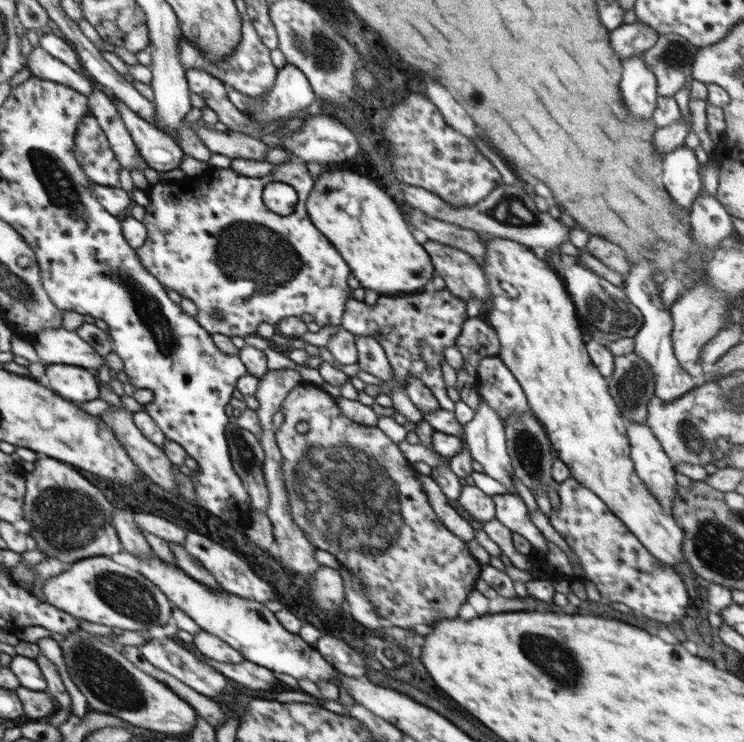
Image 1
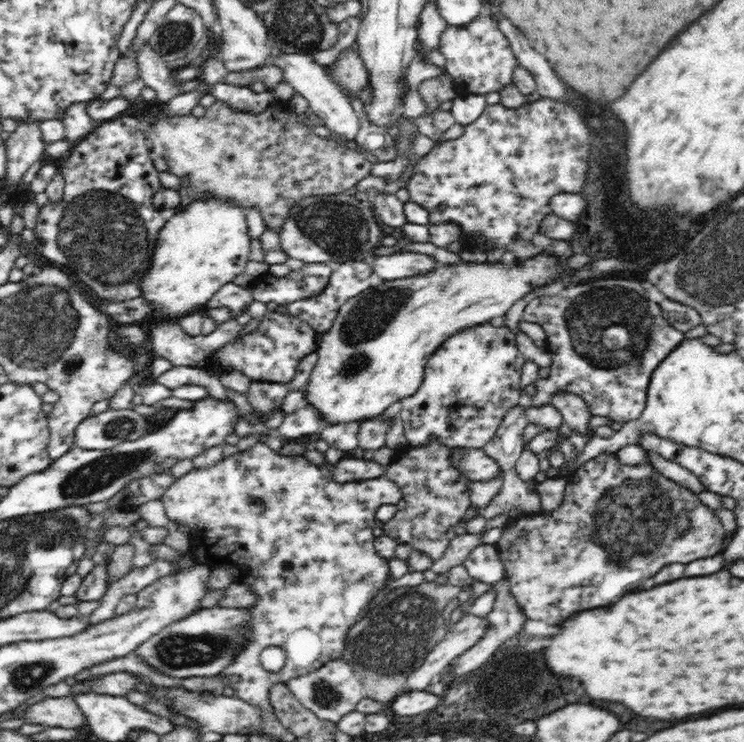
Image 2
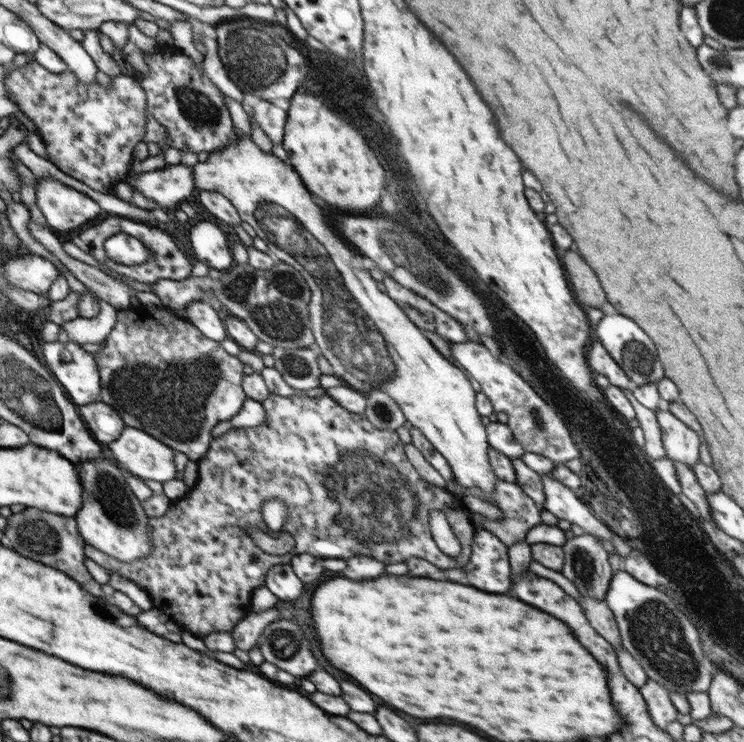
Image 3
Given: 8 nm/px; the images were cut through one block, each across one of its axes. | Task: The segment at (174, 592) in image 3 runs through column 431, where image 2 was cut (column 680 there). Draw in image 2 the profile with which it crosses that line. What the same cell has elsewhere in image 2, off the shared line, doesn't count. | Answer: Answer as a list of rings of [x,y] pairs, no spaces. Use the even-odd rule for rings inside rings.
[[[610,453],[599,454],[596,458],[588,460],[588,462],[577,467],[568,481],[564,485],[564,500],[562,506],[554,512],[540,512],[540,514],[532,514],[532,516],[517,517],[511,519],[512,522],[506,526],[502,535],[495,546],[500,552],[500,561],[505,568],[505,576],[510,583],[512,595],[516,597],[518,605],[522,609],[527,619],[546,622],[546,624],[560,624],[564,622],[568,616],[580,612],[580,610],[588,610],[588,608],[598,608],[598,606],[608,606],[610,602],[616,602],[616,598],[620,598],[620,594],[624,594],[624,590],[636,590],[636,586],[640,586],[640,582],[644,582],[644,578],[652,578],[654,574],[660,572],[660,568],[672,564],[672,562],[682,562],[688,564],[698,558],[706,558],[706,556],[715,556],[724,550],[724,541],[728,534],[721,524],[720,518],[715,514],[714,510],[704,506],[698,498],[698,493],[691,492],[688,488],[667,479],[660,471],[656,470],[651,464],[645,465],[628,465],[620,462],[620,459]]]

